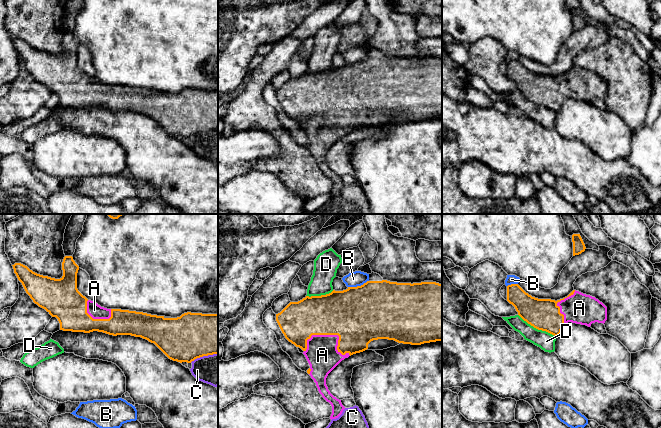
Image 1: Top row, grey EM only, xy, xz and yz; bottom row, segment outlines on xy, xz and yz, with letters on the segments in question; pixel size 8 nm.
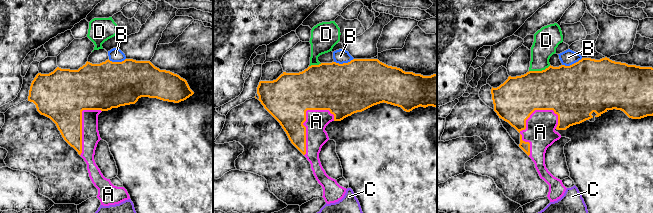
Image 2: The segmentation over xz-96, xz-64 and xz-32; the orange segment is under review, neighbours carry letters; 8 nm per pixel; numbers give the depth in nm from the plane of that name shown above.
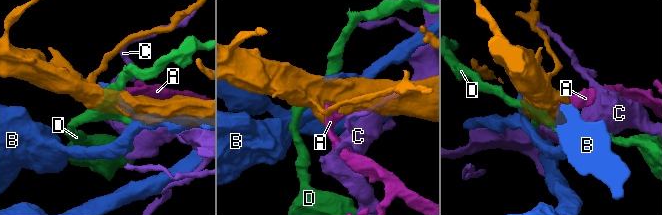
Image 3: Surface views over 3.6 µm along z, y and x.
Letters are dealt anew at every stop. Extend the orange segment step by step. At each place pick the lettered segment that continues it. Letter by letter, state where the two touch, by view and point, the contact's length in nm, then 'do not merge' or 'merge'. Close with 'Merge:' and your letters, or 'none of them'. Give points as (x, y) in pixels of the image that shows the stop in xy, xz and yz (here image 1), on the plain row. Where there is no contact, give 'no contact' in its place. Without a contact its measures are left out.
A: meets orange in xz at (335, 110); contact 380 nm long; merge
B: meets orange in xz at (358, 62); contact 180 nm long; do not merge
C: meets orange in xy at (203, 131); contact 240 nm long; do not merge
D: meets orange in yz at (537, 104); contact 360 nm long; do not merge
Merge: A

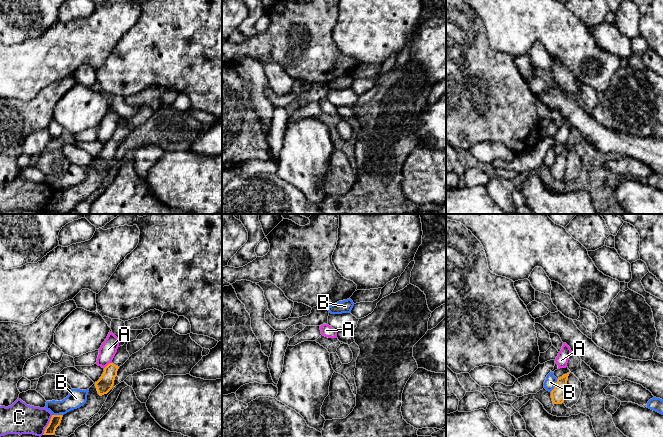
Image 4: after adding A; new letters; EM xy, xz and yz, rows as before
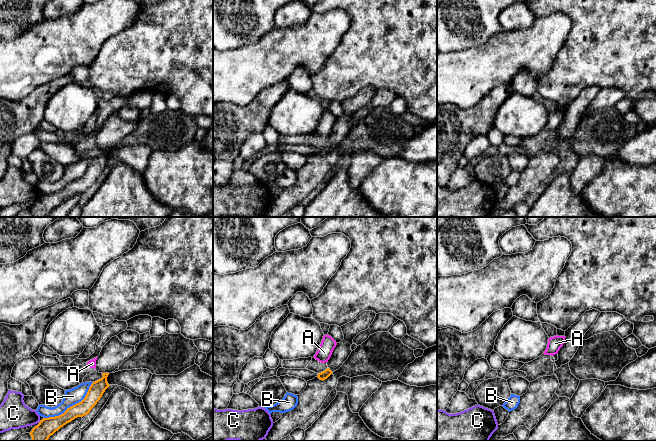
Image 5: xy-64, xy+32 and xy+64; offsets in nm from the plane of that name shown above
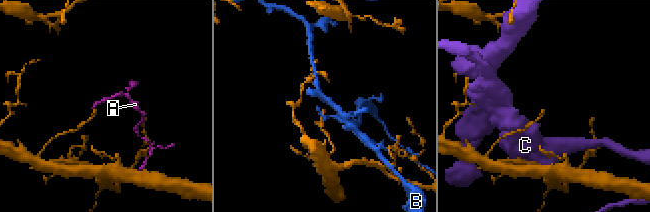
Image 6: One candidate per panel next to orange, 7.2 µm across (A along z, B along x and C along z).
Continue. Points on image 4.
A: meets orange in xy at (107, 141); contact 80 nm long; do not merge
B: meets orange in yz at (555, 161); contact 120 nm long; do not merge
C: meets orange in xy at (48, 201); contact 180 nm long; do not merge
Merge: none of them

